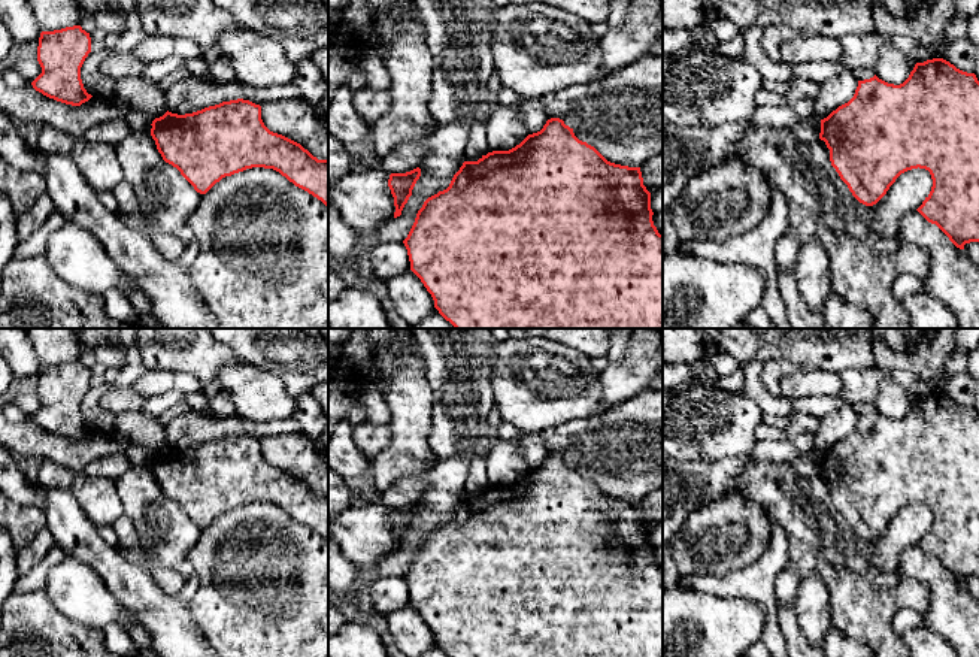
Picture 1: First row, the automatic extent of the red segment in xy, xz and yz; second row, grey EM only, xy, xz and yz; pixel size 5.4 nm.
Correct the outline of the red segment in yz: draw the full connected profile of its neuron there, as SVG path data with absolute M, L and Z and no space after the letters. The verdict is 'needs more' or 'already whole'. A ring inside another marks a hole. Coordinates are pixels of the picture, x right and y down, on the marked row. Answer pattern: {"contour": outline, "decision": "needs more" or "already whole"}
{"contour": "M933 58L916 63L909 78L900 85L888 84L876 75L870 79L858 81L854 97L833 110L827 118L821 119L819 139L824 140L830 149L831 166L836 169L840 179L848 185L852 196L866 206L876 205L901 173L918 167L928 170L933 187L916 211L928 222L936 224L957 248L964 249L966 243L979 242L979 81L975 73L963 72L943 58Z", "decision": "already whole"}

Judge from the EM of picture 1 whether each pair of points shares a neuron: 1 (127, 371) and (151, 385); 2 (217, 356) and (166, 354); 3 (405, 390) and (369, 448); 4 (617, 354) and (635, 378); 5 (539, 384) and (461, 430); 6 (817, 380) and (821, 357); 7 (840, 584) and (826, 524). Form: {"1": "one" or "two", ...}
{"1": "two", "2": "one", "3": "two", "4": "two", "5": "two", "6": "two", "7": "two"}

